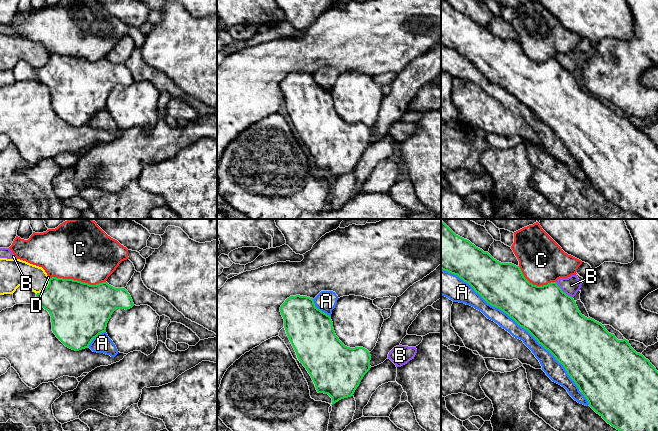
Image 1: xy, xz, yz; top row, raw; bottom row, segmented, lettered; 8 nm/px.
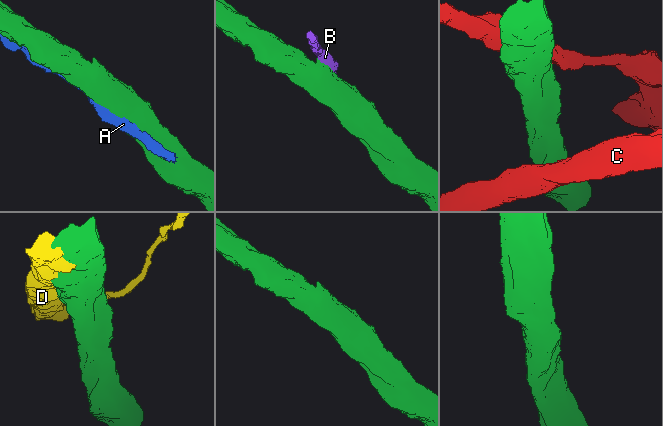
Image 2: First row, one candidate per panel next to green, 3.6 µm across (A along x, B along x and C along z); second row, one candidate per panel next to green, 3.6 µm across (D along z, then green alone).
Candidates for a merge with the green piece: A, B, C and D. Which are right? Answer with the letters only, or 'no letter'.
no letter

